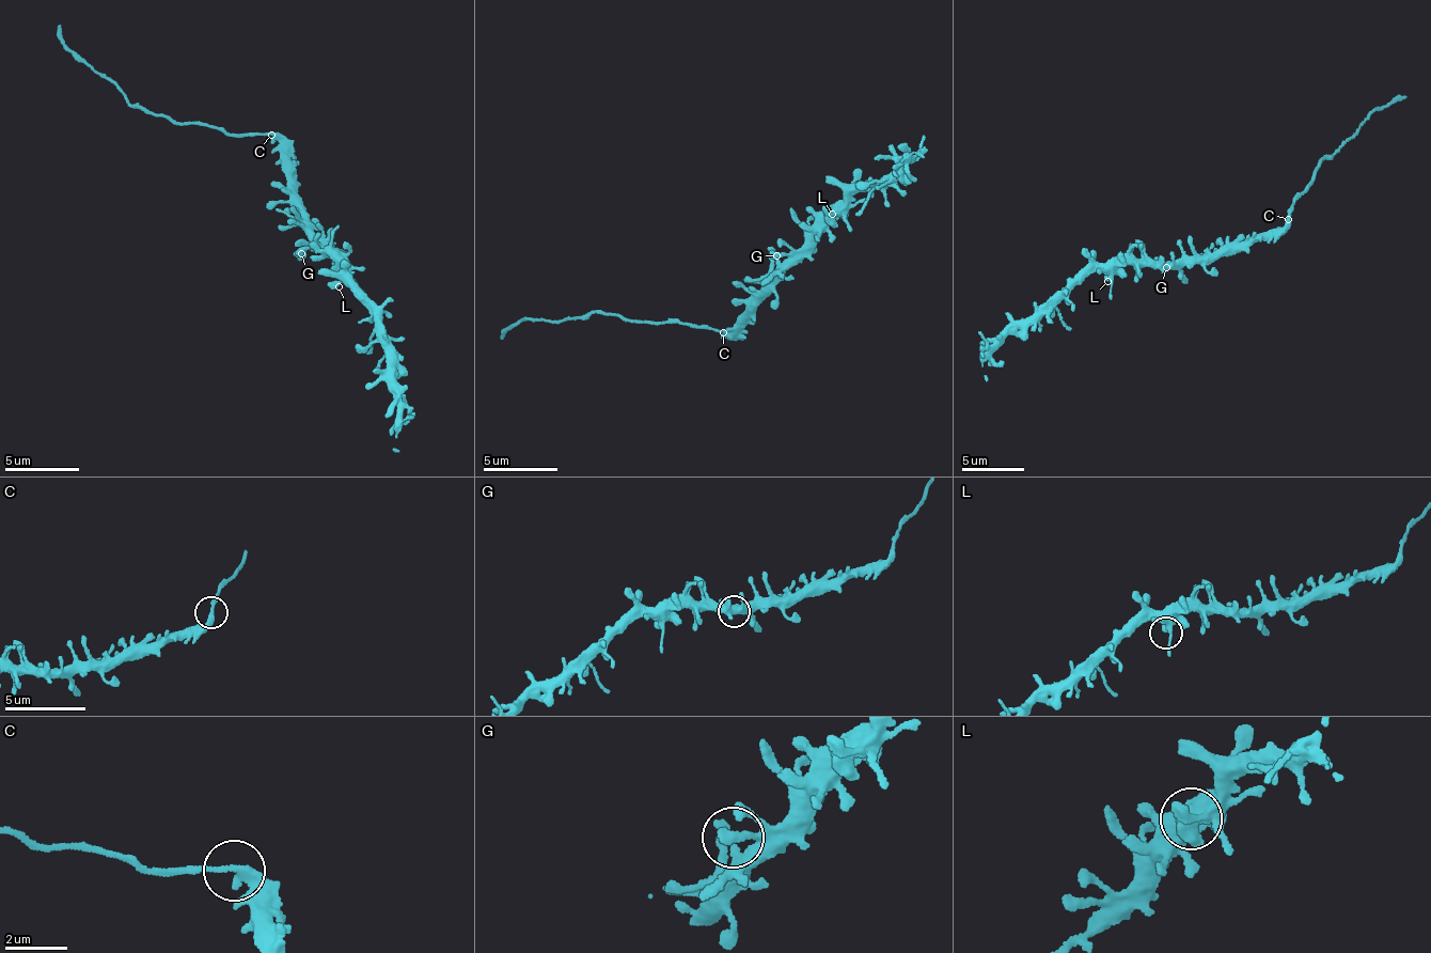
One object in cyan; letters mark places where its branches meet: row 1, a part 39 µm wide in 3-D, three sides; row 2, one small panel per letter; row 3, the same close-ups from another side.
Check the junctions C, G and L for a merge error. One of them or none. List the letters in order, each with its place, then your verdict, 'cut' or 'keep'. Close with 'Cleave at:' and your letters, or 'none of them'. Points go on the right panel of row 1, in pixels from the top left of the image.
C: (1288, 219) | cut
G: (1166, 267) | keep
L: (1107, 281) | keep
Cleave at: C

